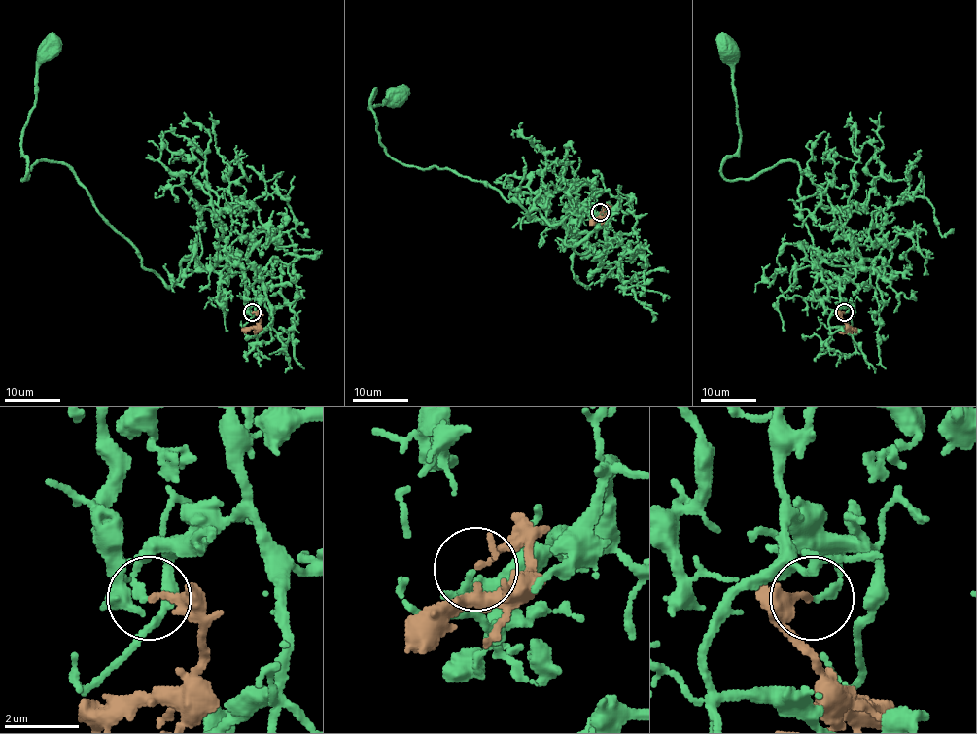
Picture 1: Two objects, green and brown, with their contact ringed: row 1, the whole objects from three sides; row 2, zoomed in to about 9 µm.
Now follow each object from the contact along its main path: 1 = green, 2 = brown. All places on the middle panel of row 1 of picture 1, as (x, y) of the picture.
1: (600, 212), (573, 245), (483, 182), (401, 163), (379, 140), (375, 89), (369, 108), (395, 97)
2: (600, 212), (606, 209), (608, 212), (589, 225)

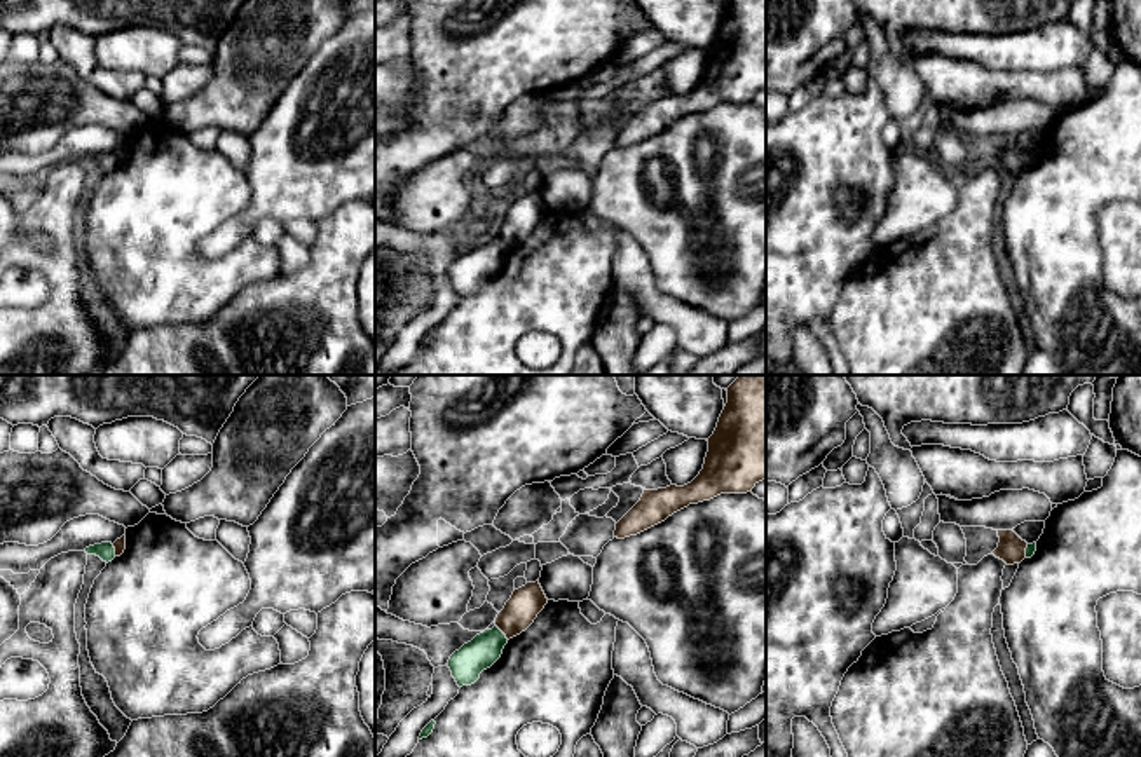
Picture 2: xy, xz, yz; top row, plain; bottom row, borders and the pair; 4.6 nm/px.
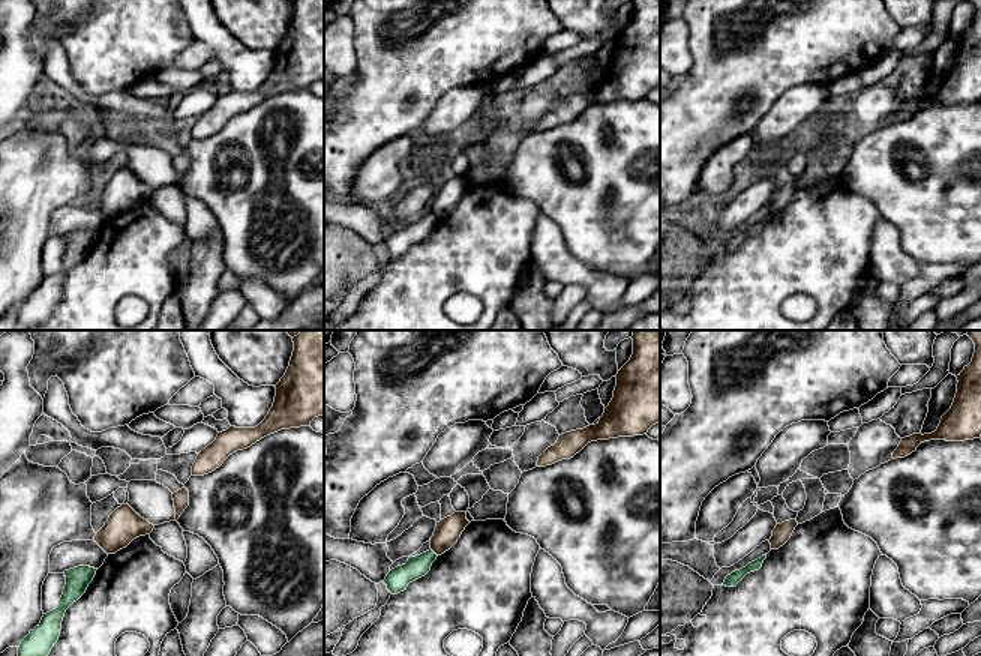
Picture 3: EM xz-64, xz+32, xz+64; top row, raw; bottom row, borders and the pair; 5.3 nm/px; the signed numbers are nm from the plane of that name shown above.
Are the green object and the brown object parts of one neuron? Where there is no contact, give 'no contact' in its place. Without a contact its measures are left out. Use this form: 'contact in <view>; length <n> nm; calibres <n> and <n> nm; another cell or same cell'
contact in xz; length 90 nm; calibres 150 and 150 nm; another cell

